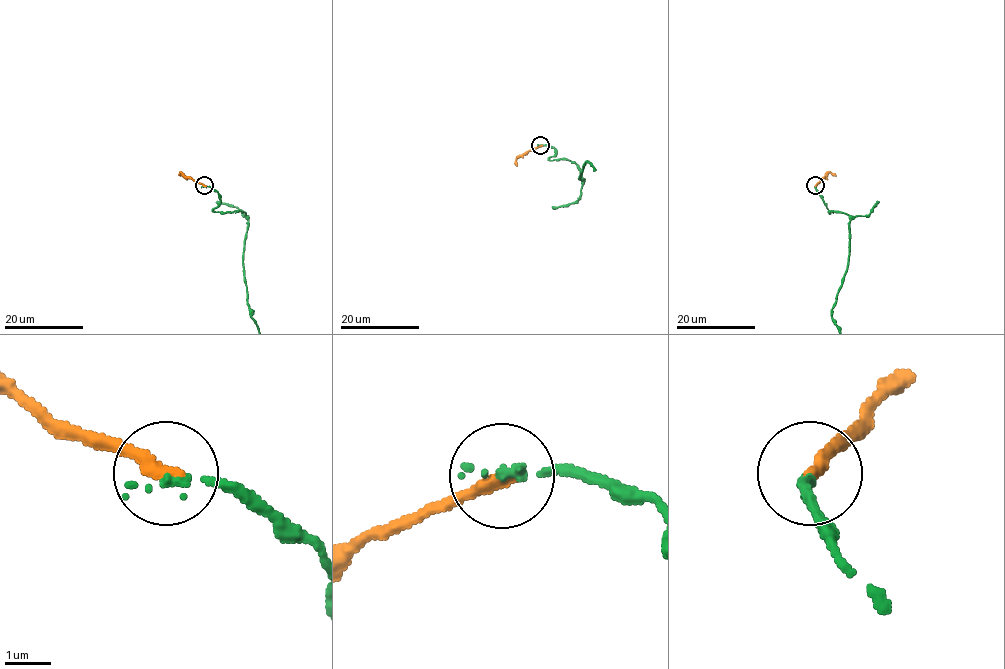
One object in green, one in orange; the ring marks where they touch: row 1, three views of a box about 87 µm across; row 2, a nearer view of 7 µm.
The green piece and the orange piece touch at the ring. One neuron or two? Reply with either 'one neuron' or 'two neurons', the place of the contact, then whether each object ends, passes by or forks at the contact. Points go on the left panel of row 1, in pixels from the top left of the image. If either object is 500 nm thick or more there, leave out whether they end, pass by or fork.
one neuron | (204, 185) | green ends | orange ends

